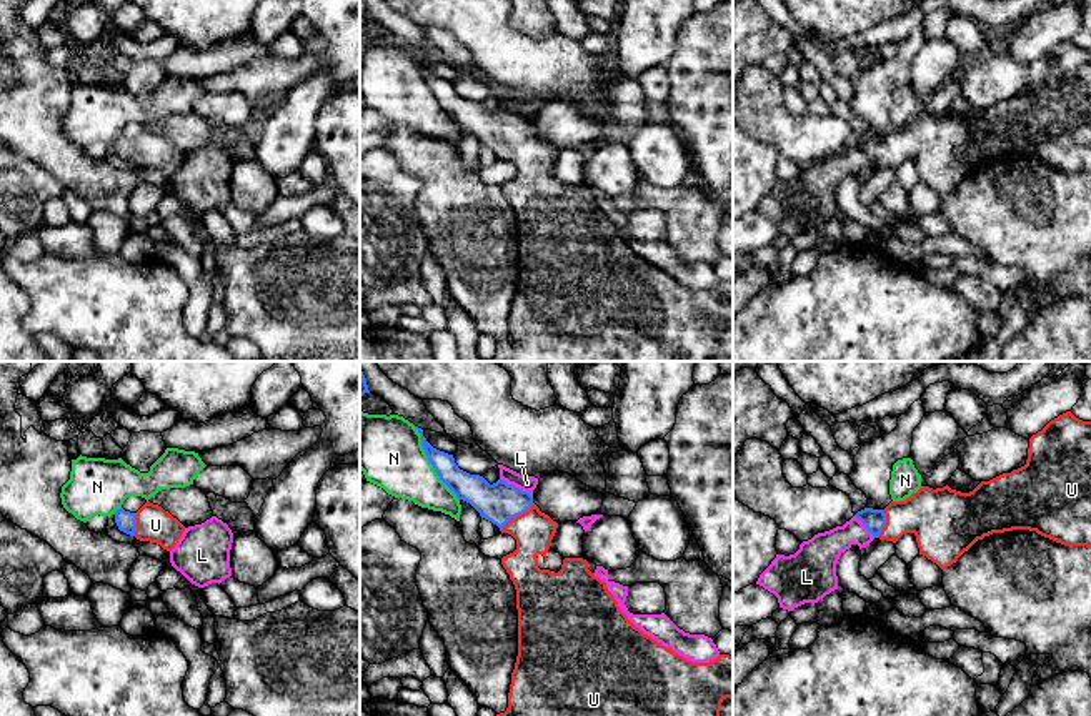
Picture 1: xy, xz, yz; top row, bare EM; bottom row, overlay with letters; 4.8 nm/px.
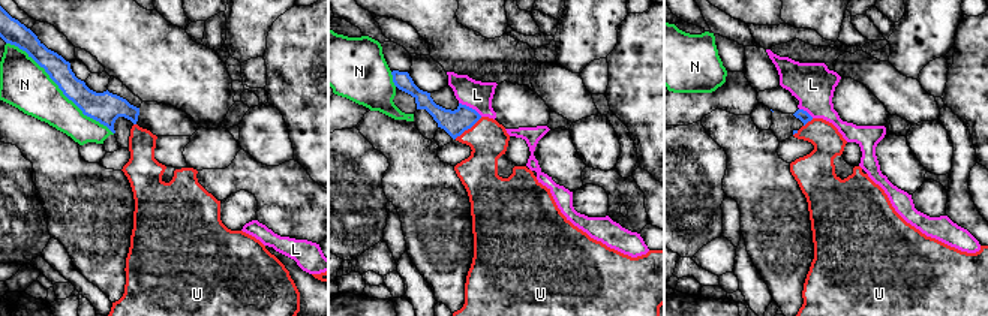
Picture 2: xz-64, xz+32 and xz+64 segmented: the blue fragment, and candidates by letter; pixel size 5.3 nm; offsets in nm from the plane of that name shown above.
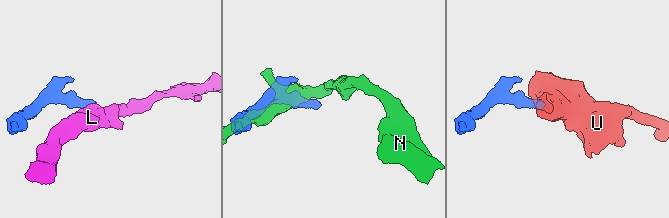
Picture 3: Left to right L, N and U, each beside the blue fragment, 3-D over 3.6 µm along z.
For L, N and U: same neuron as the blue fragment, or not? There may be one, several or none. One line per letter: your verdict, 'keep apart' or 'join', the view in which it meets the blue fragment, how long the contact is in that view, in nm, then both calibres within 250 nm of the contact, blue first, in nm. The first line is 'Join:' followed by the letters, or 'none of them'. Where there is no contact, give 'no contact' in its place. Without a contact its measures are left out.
Join: U
L: keep apart; contact in xz; length 190 nm; calibres 190 and 80 nm
N: keep apart; contact in xz; length 420 nm; calibres 140 and 320 nm
U: join; contact in xz; length 220 nm; calibres 190 and 190 nm

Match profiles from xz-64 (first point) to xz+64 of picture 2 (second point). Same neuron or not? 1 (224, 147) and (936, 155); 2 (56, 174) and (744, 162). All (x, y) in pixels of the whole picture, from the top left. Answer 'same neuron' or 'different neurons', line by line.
1: different neurons
2: same neuron

